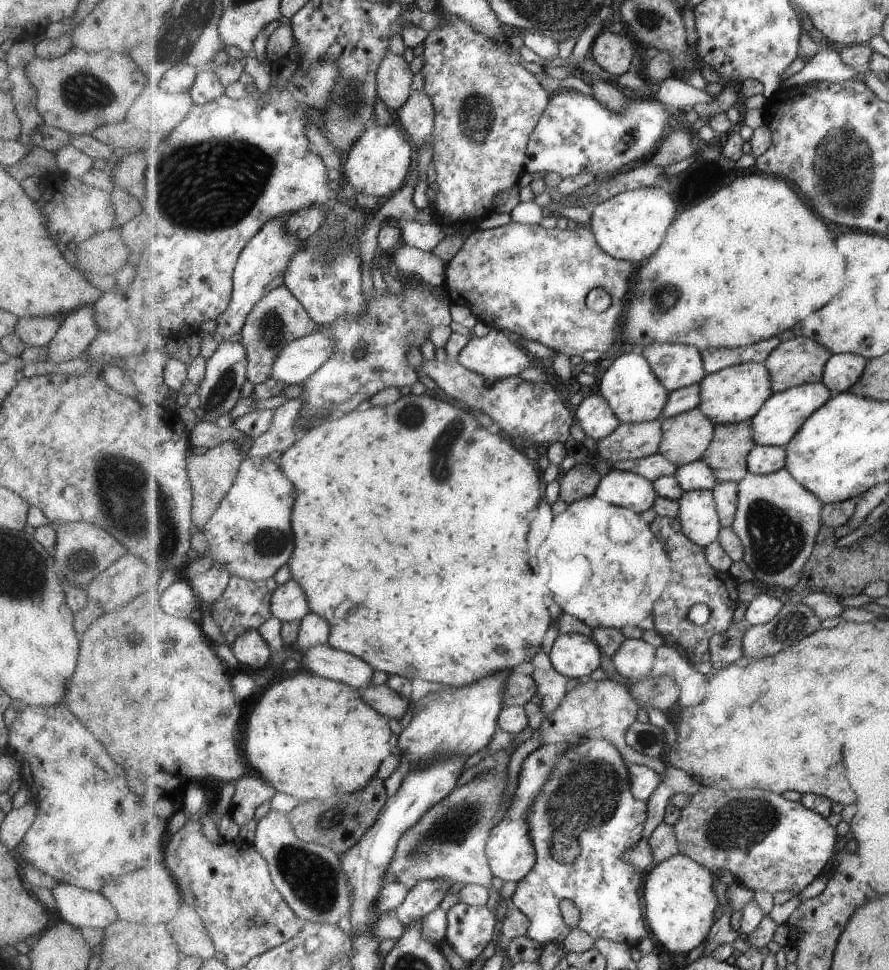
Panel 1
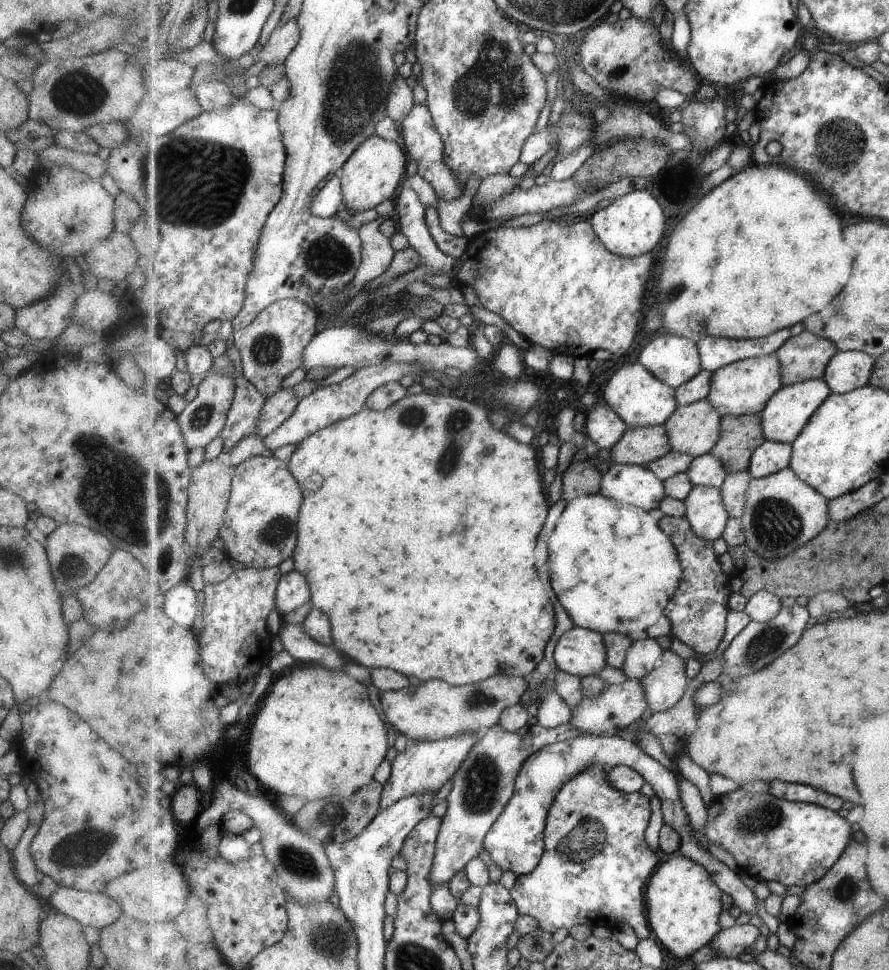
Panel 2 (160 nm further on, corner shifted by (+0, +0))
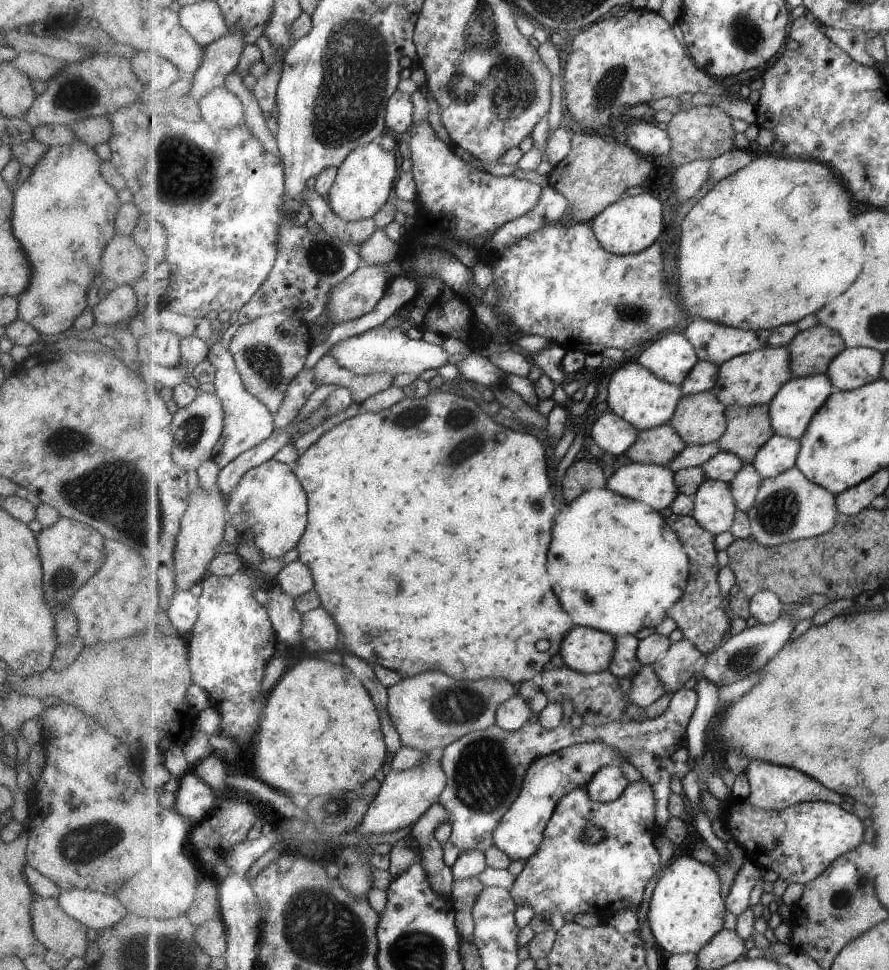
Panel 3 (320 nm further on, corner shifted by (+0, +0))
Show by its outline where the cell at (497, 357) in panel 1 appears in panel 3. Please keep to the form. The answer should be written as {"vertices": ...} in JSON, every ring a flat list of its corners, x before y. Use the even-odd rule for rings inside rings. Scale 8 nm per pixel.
{"vertices":[[399,312,392,315,382,325,365,331,361,335,354,335,334,345,330,350,336,361,356,375,369,375,370,373,409,373,423,374,429,368,441,368,449,360,449,355,441,345,432,345,425,340,414,340,407,336,406,332,398,330]]}

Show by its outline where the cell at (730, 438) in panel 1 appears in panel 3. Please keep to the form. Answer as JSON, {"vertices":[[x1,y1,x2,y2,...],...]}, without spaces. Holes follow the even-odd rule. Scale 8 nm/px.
{"vertices":[[770,403,755,406,729,405,726,408,727,428,720,438,720,447,751,464,759,449,776,434,770,417]]}

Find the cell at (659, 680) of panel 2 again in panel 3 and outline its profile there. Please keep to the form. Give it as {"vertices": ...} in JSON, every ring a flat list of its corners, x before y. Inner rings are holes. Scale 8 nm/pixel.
{"vertices":[[682,638,673,643,671,648,655,664,655,670,663,683,666,694,675,694,681,686,695,676,695,672,704,666,697,664,703,653,691,642]]}

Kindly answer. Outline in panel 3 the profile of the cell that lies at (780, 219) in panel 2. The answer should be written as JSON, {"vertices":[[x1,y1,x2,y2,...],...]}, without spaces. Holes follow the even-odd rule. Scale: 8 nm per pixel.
{"vertices":[[773,154,759,156,749,166,715,184,704,197,696,202,679,227,680,239,676,252,677,296,679,296,679,304,684,308,686,316,692,320,707,319,745,330,772,329,787,323,799,322,801,318,813,314,815,310,821,310,823,304,847,292,851,282,857,280,863,264,867,262,867,254,865,254,863,232,857,228,857,224,853,224,855,214,853,214,851,194,847,192,845,186,843,180,825,163,811,159,779,158]]}

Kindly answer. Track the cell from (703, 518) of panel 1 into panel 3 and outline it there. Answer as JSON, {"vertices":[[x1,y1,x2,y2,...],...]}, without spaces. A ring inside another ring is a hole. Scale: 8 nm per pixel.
{"vertices":[[705,479,695,494,694,503,692,515,715,536,729,531,733,526,738,508,727,481]]}

